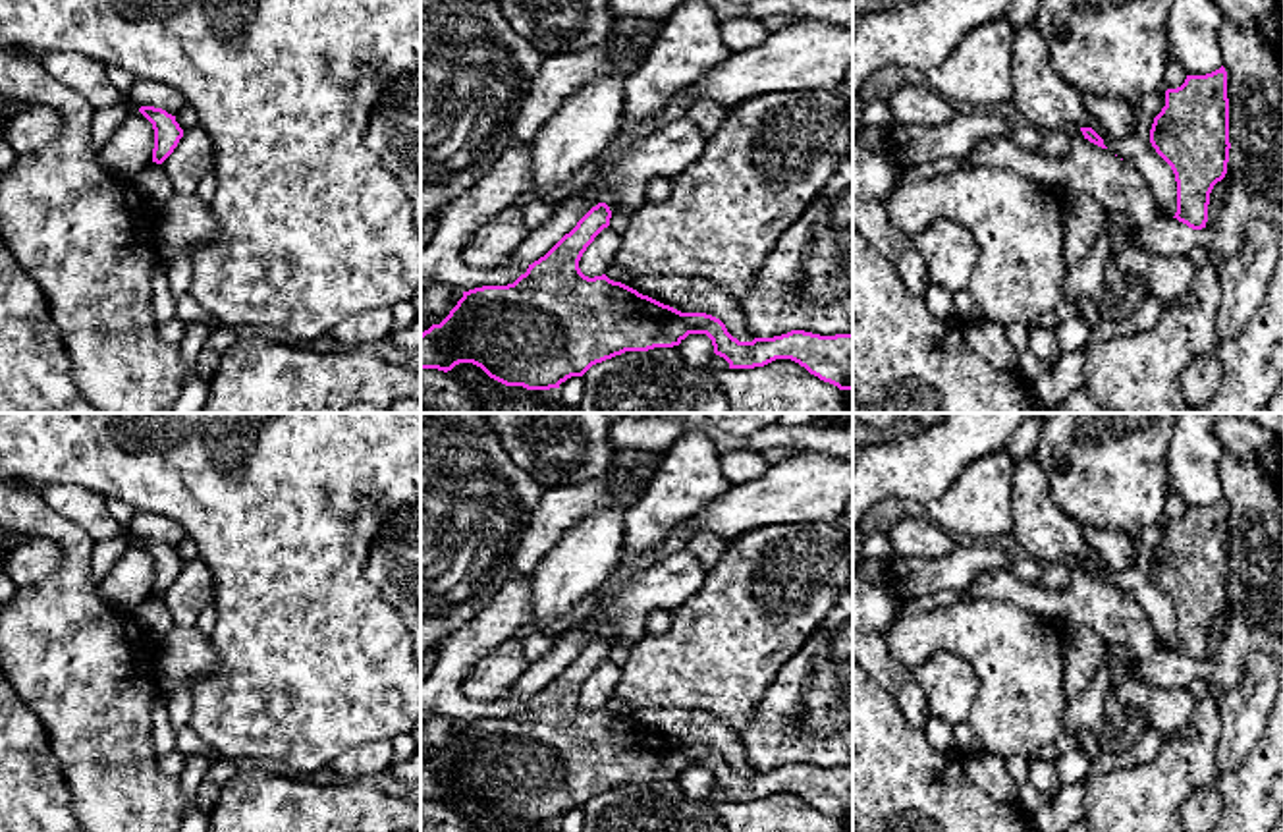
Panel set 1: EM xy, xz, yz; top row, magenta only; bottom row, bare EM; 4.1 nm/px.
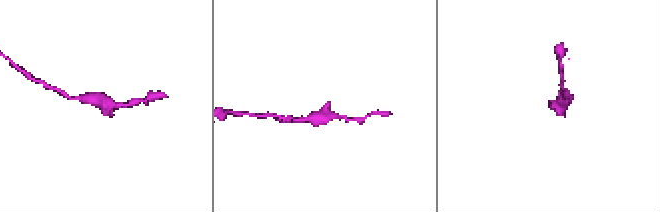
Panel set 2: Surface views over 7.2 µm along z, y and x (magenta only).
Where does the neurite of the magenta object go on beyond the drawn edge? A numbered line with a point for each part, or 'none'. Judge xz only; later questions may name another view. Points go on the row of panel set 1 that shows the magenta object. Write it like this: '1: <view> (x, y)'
none

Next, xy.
none

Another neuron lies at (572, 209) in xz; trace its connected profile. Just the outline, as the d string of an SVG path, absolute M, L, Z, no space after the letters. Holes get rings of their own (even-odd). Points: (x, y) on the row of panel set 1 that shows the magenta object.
M594 183L592 193L587 197L569 195L554 205L552 218L529 232L527 239L511 253L504 266L529 266L544 257L577 222L598 203L604 203L604 189Z

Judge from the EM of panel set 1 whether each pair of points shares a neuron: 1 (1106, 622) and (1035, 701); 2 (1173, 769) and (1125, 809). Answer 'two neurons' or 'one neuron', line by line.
1: two neurons
2: one neuron

